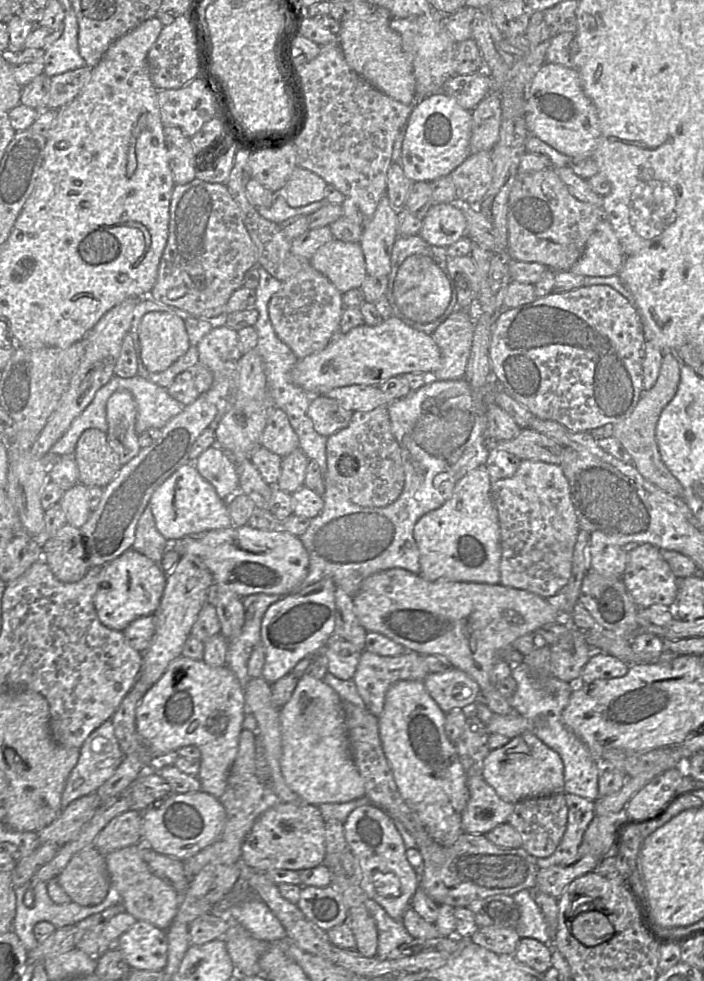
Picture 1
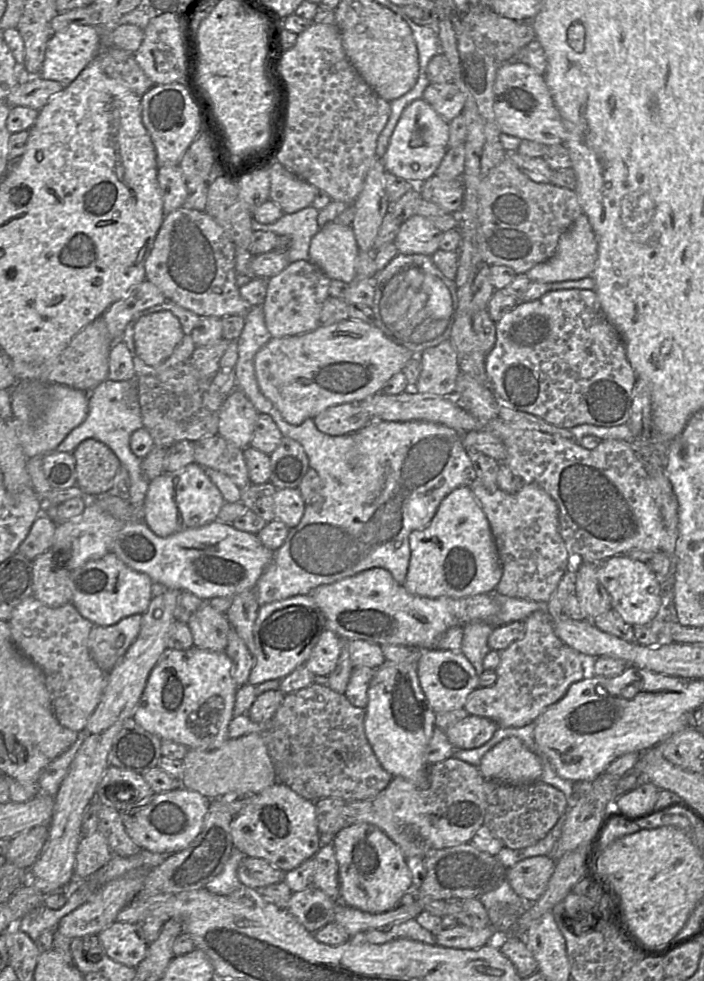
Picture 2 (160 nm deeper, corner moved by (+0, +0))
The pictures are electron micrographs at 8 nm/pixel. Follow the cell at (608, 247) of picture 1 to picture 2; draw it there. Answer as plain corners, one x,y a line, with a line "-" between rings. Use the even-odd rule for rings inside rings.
581,214
559,238
556,250
548,260
535,265
525,275
531,282
554,283
590,277
598,257
598,244
585,214

